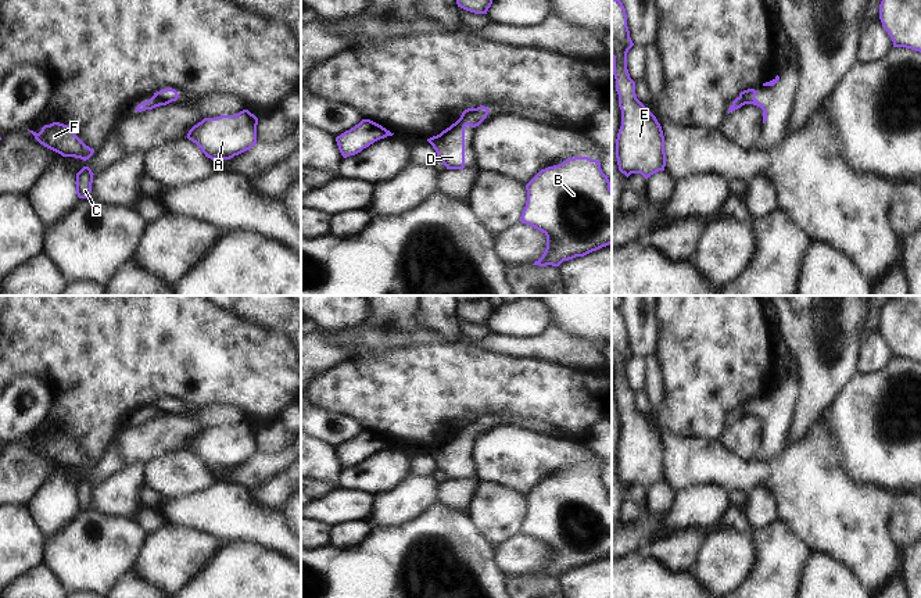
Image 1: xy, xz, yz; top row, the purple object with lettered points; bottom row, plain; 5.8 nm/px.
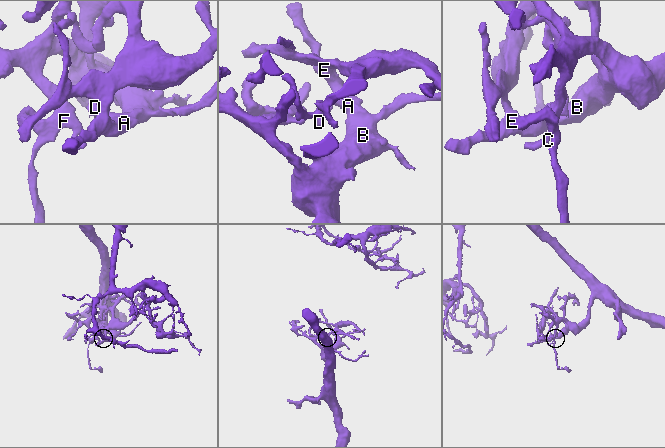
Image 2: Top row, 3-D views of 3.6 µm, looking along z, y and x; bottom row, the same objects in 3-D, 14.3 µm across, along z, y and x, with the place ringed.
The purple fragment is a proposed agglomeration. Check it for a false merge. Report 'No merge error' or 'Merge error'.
Merge error.

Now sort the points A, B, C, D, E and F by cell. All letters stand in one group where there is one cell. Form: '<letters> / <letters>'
A B C E F / D

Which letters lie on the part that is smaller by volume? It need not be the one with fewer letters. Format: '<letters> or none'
D.

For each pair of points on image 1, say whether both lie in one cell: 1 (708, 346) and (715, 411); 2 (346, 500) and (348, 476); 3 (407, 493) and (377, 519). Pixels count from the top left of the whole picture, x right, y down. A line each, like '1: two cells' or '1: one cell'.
1: one cell
2: two cells
3: one cell

